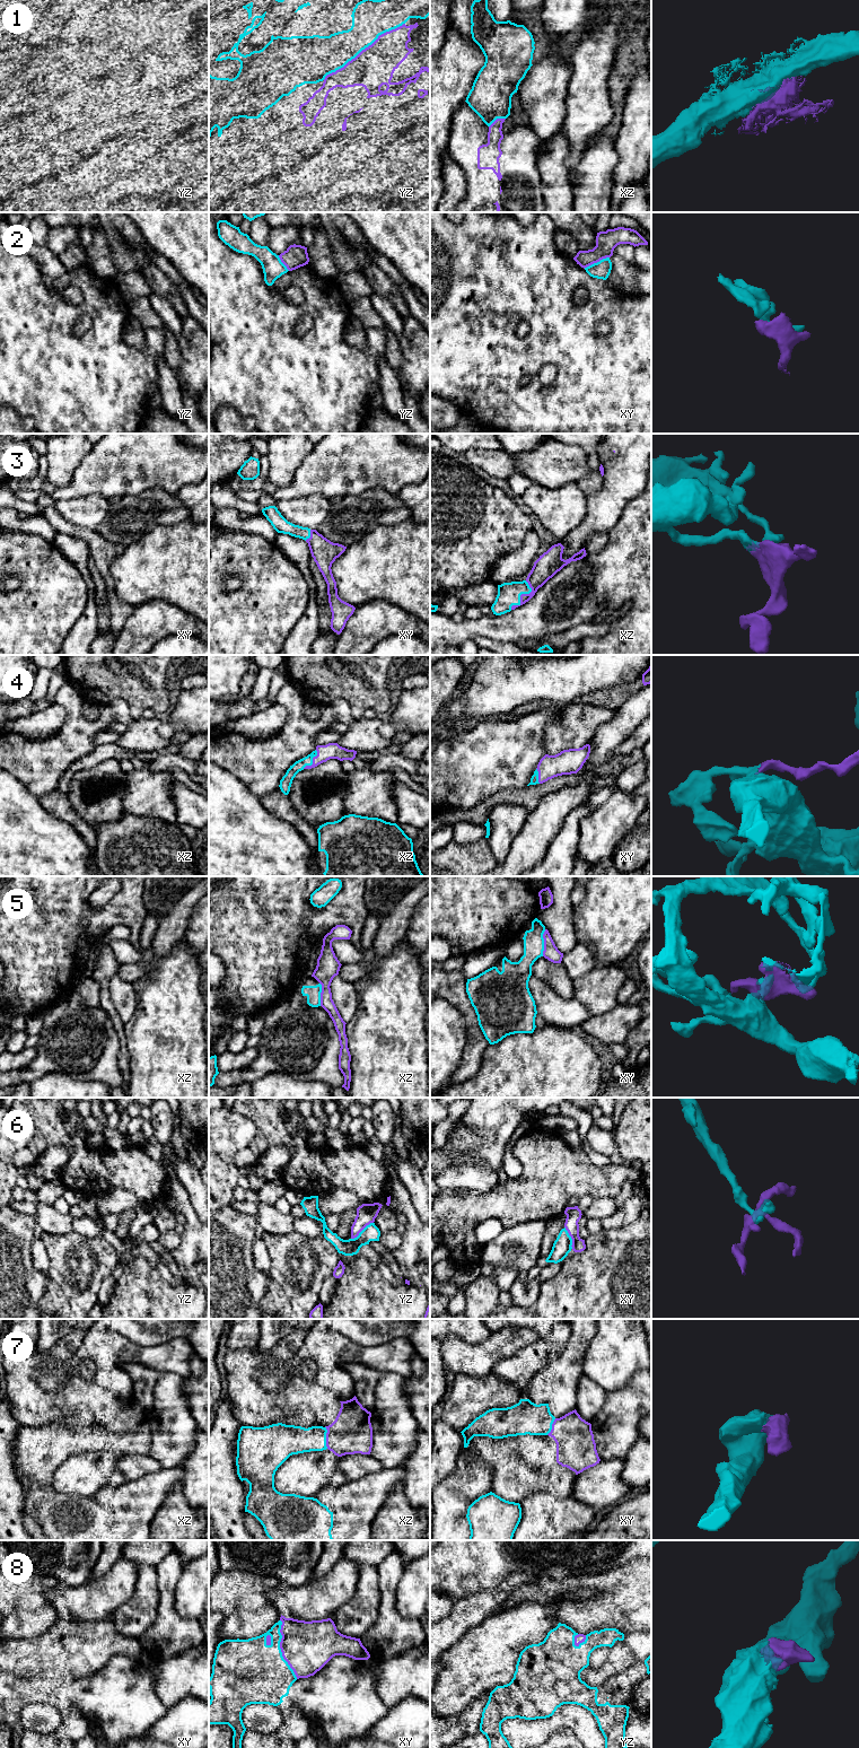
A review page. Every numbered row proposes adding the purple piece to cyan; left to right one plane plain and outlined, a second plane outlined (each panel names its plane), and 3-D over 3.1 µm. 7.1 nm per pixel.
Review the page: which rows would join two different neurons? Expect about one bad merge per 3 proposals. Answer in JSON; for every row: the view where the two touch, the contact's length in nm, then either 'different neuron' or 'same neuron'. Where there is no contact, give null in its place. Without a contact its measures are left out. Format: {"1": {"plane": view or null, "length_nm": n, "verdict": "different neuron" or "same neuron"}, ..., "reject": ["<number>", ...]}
{"1": {"plane": "yz", "length_nm": 700, "verdict": "same neuron"}, "2": {"plane": "xy", "length_nm": 200, "verdict": "different neuron"}, "3": {"plane": "xz", "length_nm": 240, "verdict": "same neuron"}, "4": {"plane": "xz", "length_nm": 170, "verdict": "same neuron"}, "5": {"plane": "xy", "length_nm": 190, "verdict": "different neuron"}, "6": {"plane": "yz", "length_nm": 200, "verdict": "different neuron"}, "7": {"plane": "xz", "length_nm": 160, "verdict": "same neuron"}, "8": {"plane": "xy", "length_nm": 440, "verdict": "same neuron"}, "reject": ["2", "5", "6"]}

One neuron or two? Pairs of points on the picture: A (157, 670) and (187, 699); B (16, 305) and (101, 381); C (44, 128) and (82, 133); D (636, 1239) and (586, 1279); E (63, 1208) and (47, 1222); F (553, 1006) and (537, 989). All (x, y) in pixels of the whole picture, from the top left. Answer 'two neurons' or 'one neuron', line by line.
A: two neurons
B: one neuron
C: one neuron
D: one neuron
E: two neurons
F: one neuron

